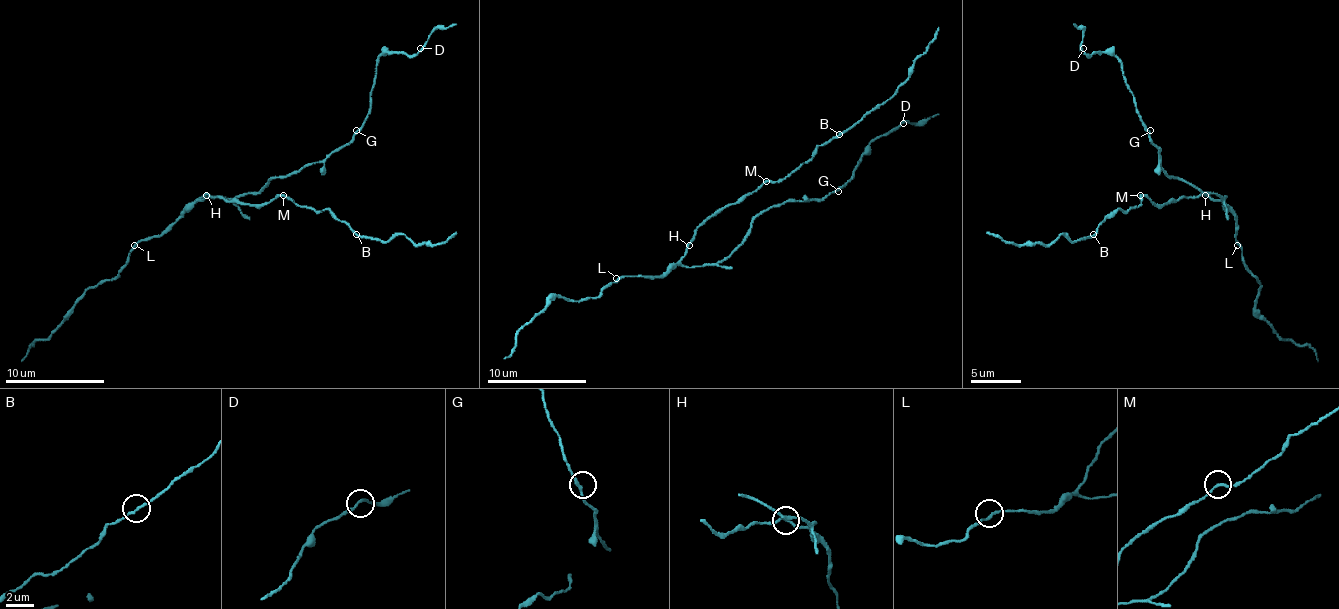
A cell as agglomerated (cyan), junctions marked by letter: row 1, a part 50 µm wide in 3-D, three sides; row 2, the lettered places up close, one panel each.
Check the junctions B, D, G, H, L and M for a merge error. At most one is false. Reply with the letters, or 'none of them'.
none of them

